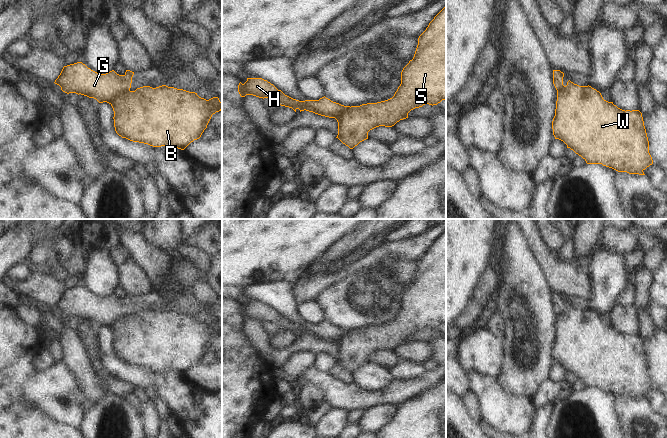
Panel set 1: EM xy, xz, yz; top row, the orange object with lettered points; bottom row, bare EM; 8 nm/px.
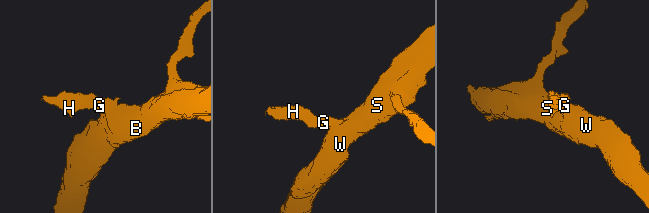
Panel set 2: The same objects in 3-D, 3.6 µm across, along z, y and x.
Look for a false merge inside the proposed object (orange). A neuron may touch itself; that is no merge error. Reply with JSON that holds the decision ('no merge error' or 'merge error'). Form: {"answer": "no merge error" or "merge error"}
{"answer": "merge error"}

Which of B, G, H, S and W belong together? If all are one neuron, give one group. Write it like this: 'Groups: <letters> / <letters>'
Groups: B S W / G H

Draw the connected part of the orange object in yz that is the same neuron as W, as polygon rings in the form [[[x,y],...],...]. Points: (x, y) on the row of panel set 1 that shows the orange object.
[[[569,80],[567,85],[557,92],[552,129],[555,139],[563,141],[567,148],[581,156],[587,164],[602,164],[618,172],[639,175],[645,175],[643,171],[653,164],[642,113],[639,110],[625,111],[618,108],[613,102],[604,100],[601,93],[589,85],[579,86]]]

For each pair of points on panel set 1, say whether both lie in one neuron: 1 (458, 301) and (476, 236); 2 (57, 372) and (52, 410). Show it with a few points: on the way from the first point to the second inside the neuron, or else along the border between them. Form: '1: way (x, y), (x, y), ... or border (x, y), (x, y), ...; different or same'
1: way (458, 285), (458, 254), (460, 252); same
2: way (56, 381), (52, 401); same

